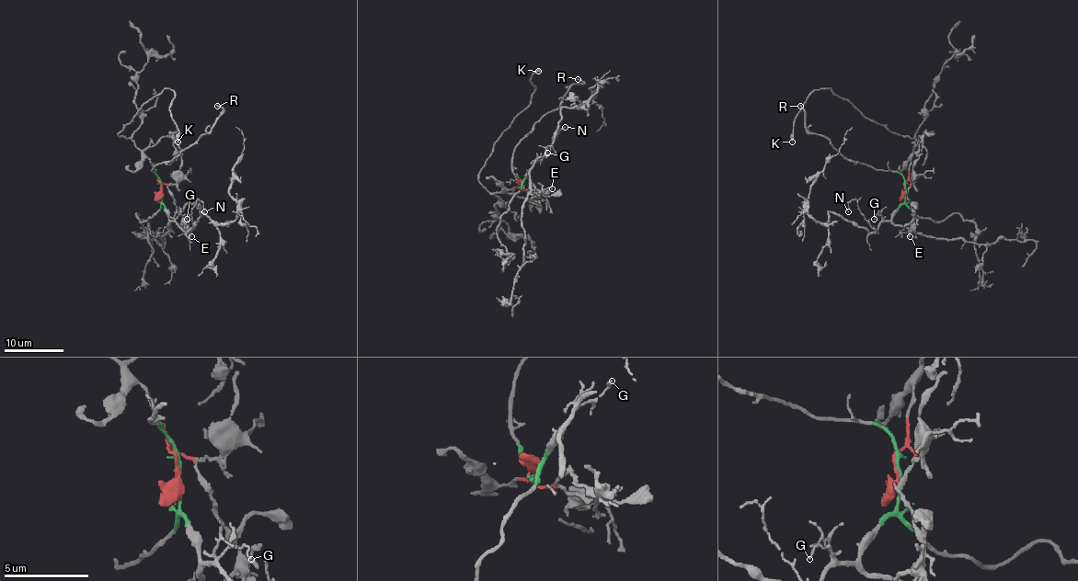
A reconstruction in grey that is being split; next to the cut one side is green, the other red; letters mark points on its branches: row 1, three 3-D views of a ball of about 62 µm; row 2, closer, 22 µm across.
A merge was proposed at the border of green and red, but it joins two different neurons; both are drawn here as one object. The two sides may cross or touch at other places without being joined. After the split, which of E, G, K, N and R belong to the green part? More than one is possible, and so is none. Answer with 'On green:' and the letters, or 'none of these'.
On green: G, N, R

